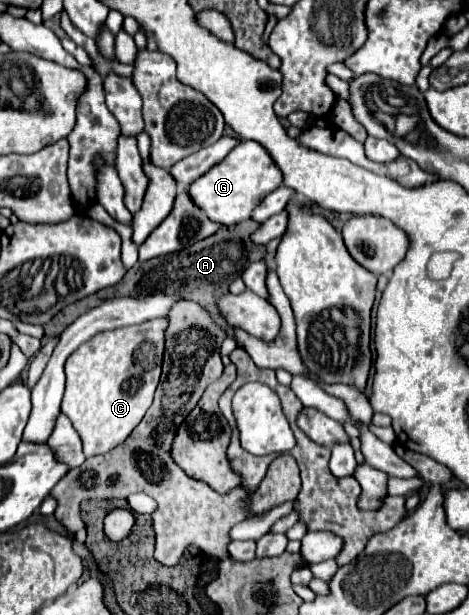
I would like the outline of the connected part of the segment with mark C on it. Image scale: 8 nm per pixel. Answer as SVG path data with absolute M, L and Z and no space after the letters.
M141 324L123 326L117 330L109 330L109 332L101 332L93 336L89 342L81 344L67 358L67 364L65 364L67 384L65 384L65 396L61 402L61 412L71 420L73 428L81 436L83 454L87 458L105 454L113 450L115 446L119 446L121 442L125 442L125 438L141 422L143 414L153 402L153 394L161 376L163 346L161 342L145 342L145 338L149 338L149 326L141 326Z

